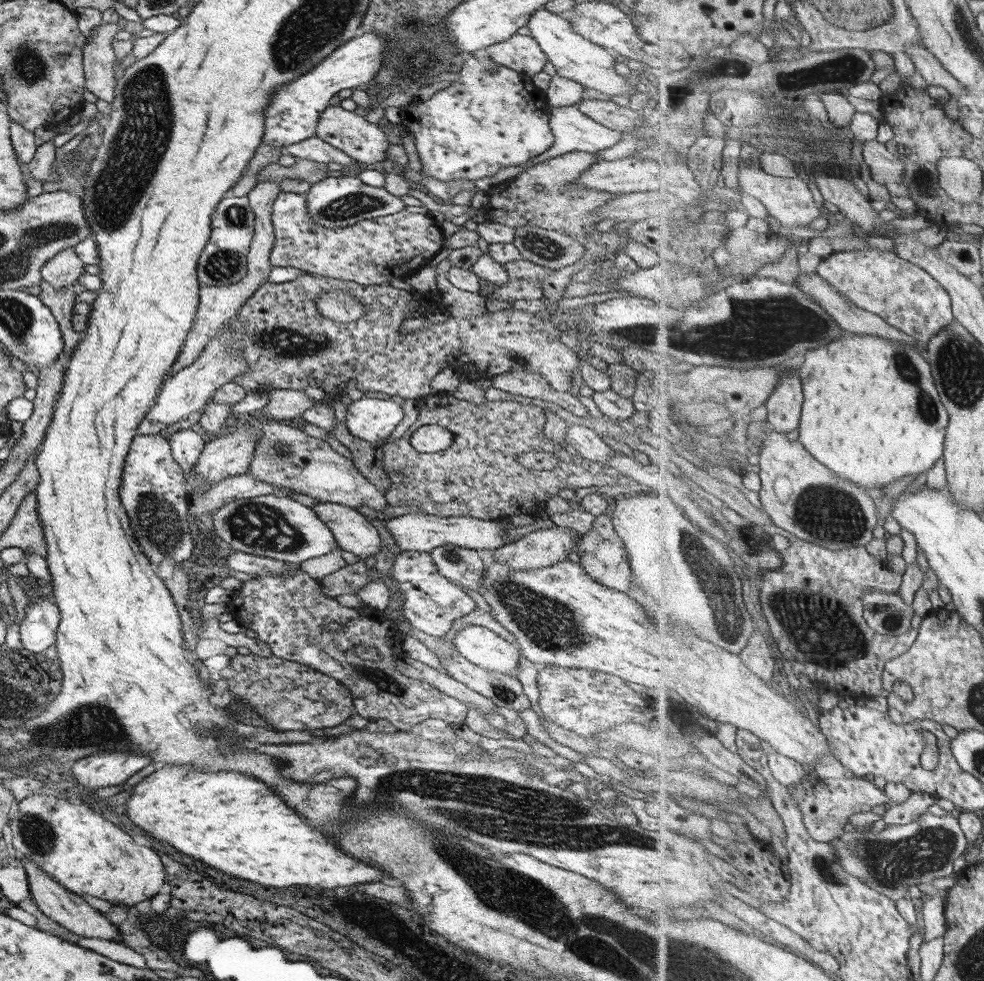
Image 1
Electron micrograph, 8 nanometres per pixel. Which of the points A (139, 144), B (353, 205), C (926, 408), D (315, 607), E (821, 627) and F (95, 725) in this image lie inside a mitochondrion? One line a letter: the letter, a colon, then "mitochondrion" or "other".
A: mitochondrion
B: mitochondrion
C: mitochondrion
D: other
E: mitochondrion
F: mitochondrion

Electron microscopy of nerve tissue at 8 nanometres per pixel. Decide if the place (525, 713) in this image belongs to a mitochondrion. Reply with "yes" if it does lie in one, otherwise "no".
no

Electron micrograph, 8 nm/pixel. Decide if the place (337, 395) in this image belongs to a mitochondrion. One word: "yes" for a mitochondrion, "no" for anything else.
no

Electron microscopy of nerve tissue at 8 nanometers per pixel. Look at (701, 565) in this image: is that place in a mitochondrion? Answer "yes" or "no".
yes

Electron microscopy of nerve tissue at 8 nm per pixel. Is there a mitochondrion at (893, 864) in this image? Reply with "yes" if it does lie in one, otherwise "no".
yes

